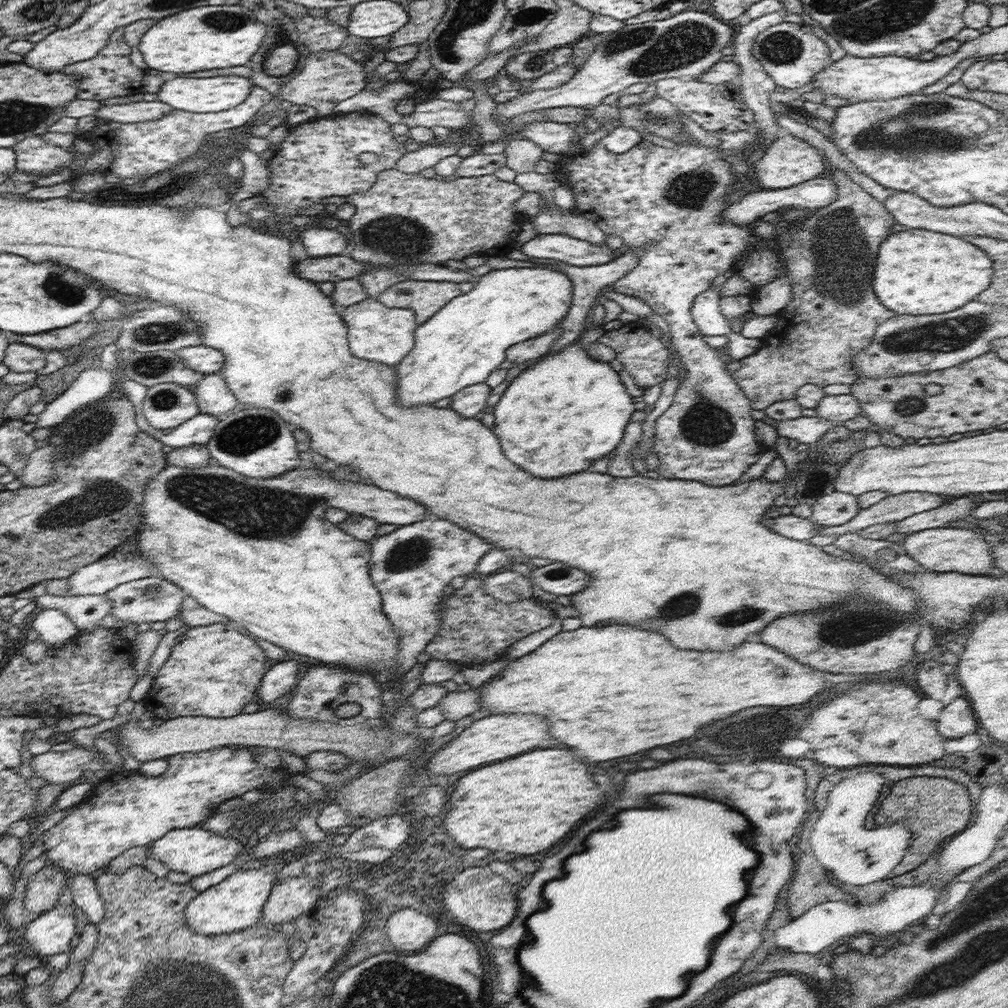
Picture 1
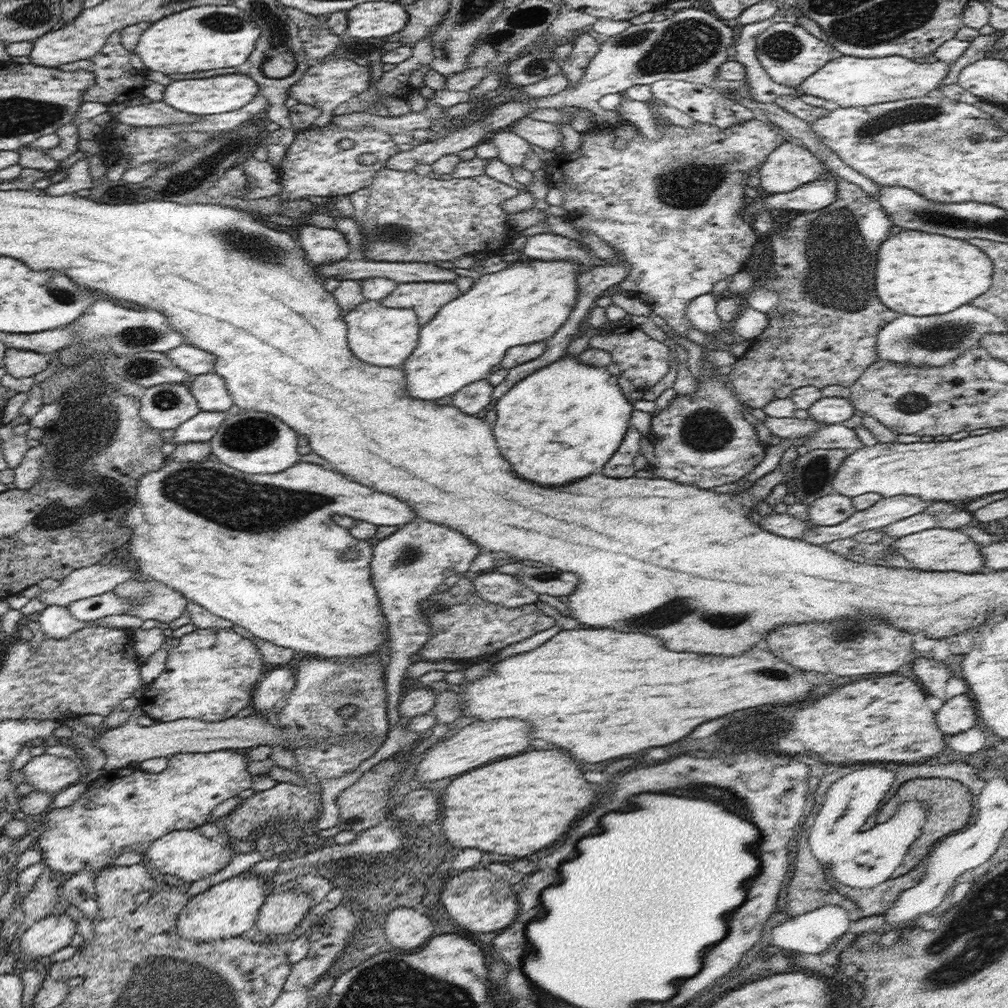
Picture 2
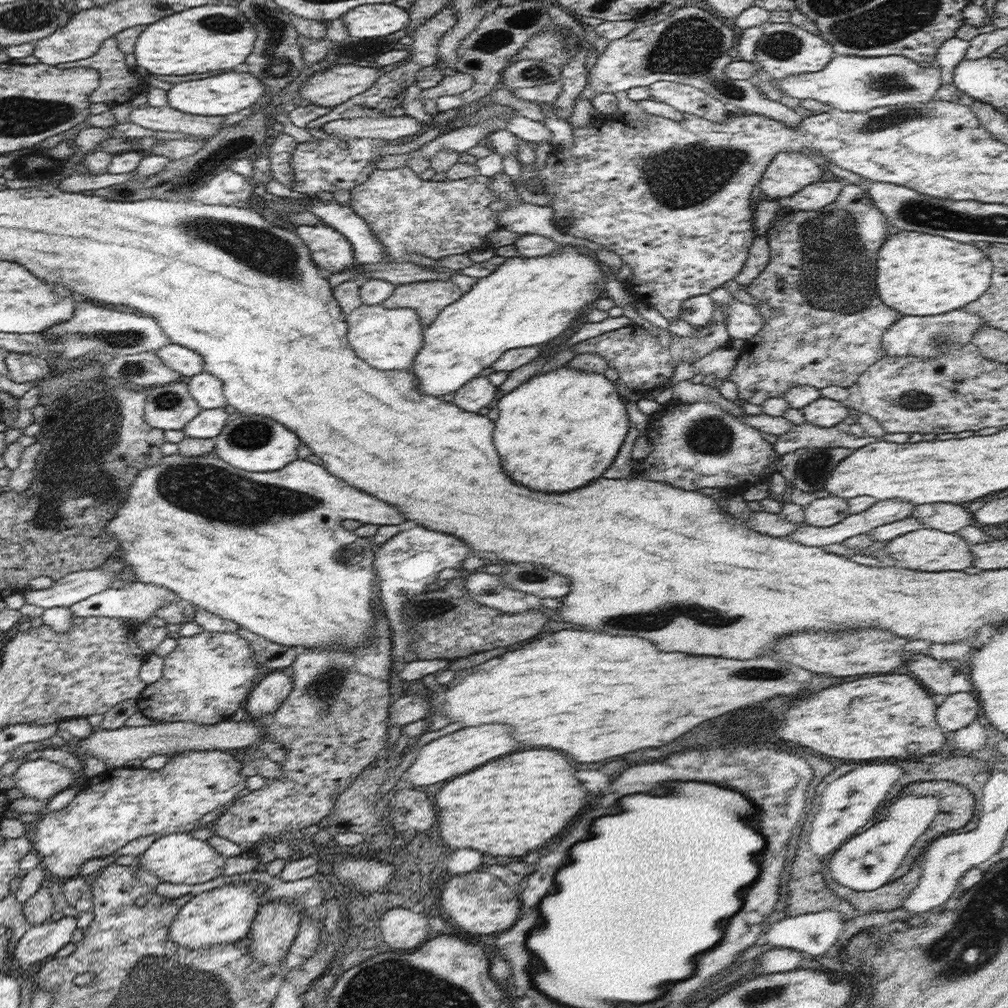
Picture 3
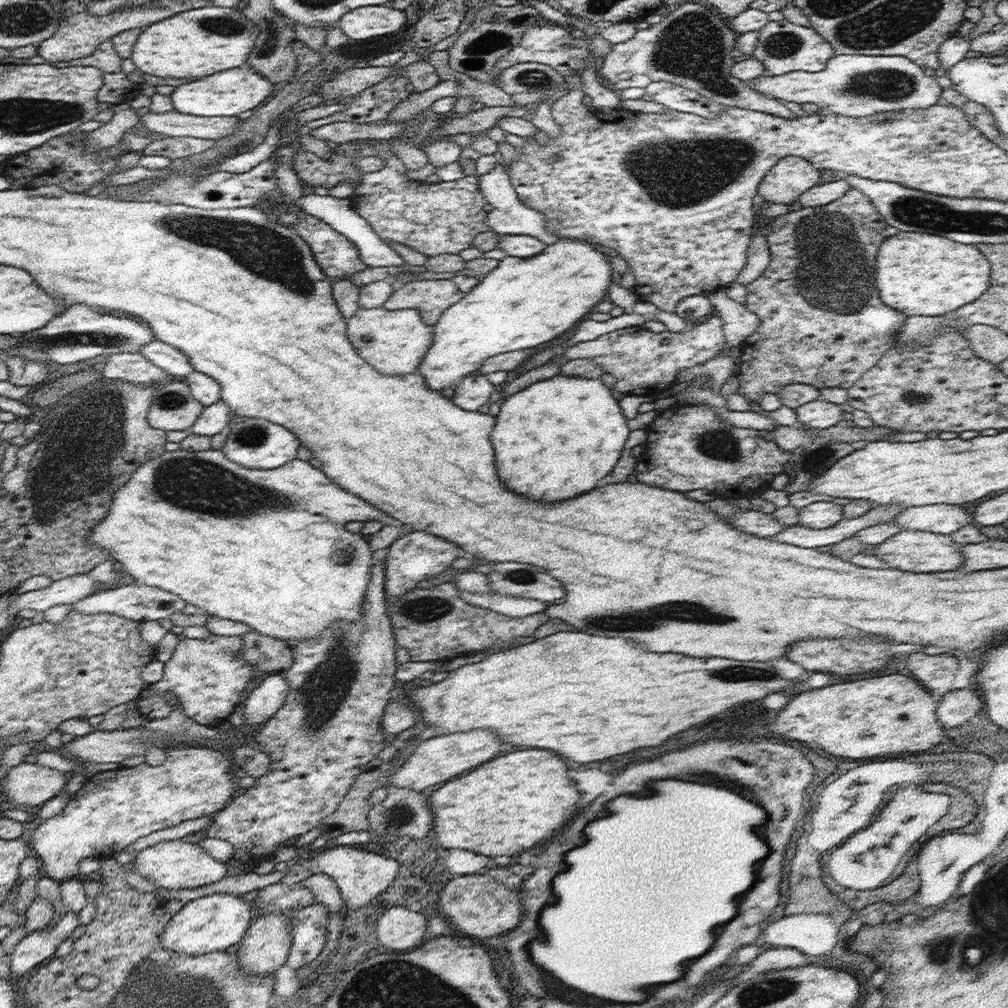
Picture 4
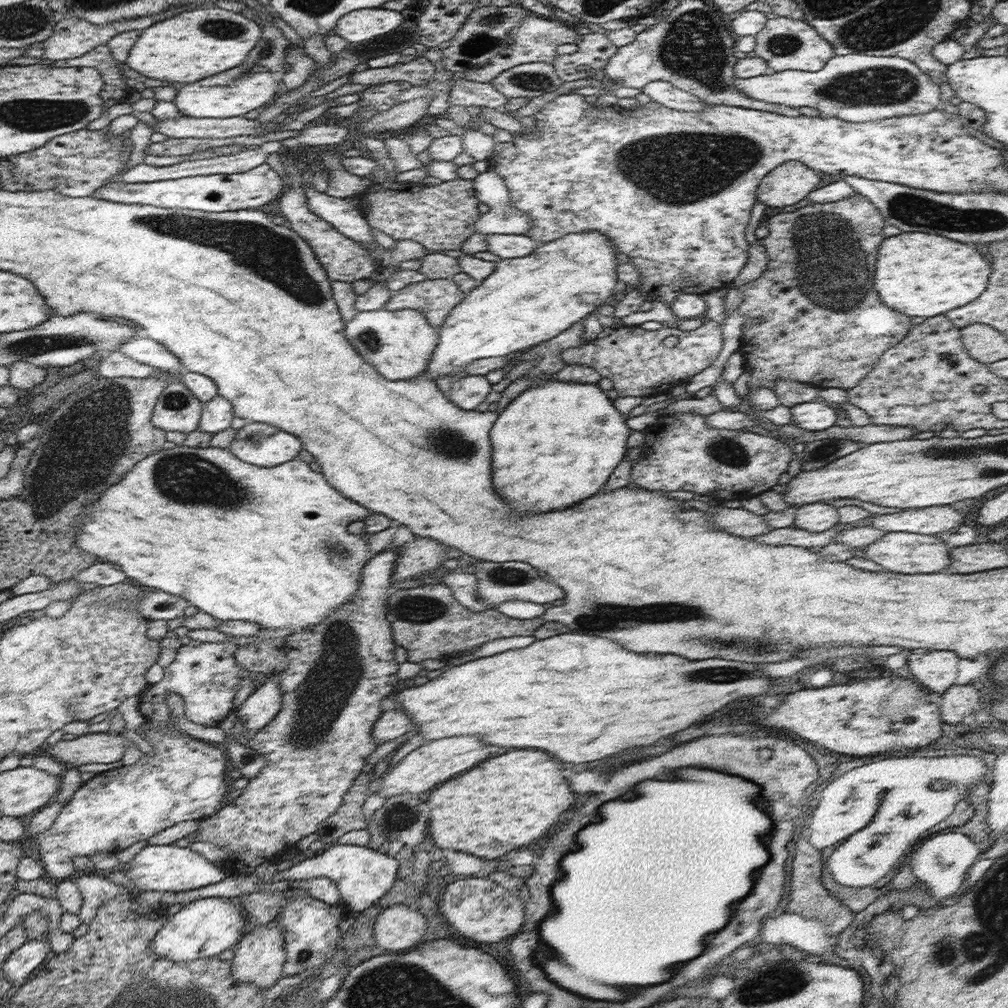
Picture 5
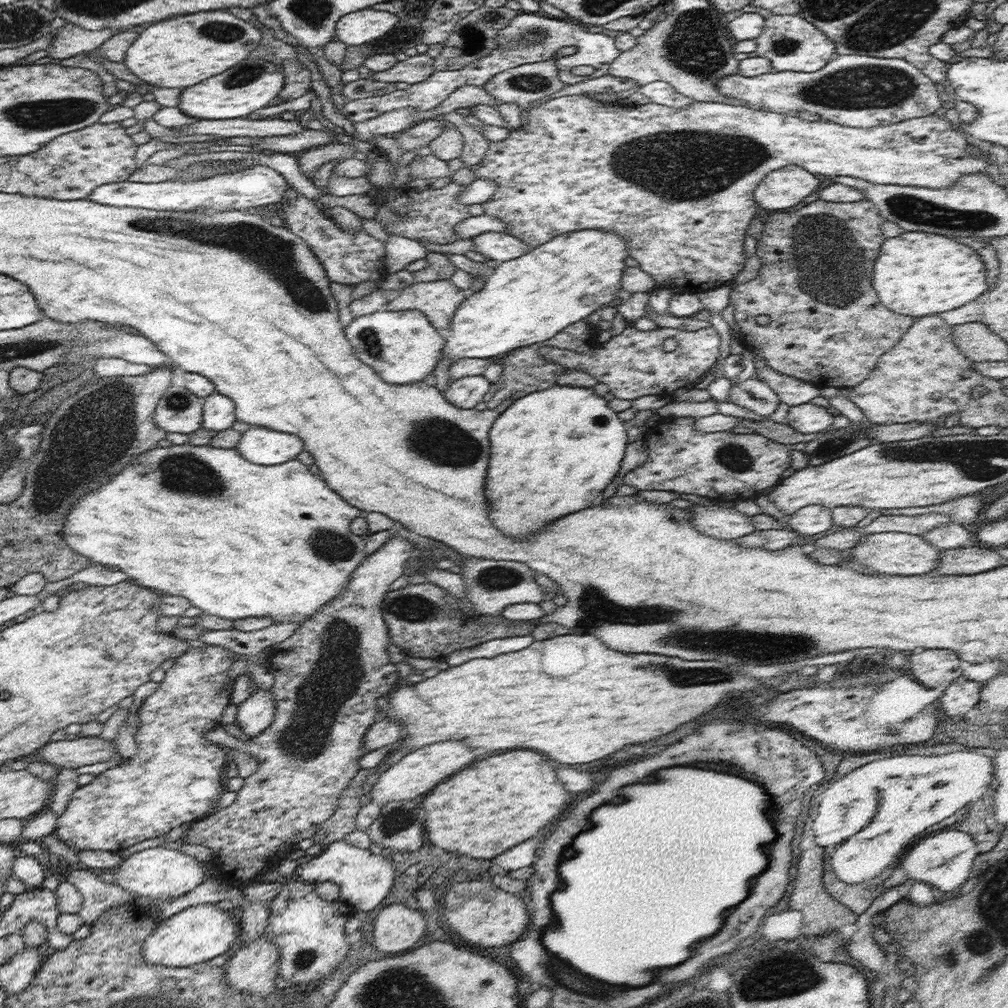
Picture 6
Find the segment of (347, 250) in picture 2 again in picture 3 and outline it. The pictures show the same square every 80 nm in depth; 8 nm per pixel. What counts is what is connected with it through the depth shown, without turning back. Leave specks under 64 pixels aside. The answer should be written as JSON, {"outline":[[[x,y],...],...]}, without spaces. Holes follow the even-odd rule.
{"outline":[[[326,223],[298,225],[298,236],[311,252],[312,260],[325,273],[331,274],[355,268],[357,260],[348,239]]]}

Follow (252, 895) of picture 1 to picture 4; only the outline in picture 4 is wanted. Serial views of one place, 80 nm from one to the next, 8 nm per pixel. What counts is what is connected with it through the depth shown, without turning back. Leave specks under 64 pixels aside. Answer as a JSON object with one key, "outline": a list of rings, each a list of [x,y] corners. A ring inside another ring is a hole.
{"outline":[[[215,893],[192,900],[174,916],[160,937],[163,949],[186,956],[198,956],[224,952],[229,946],[238,944],[251,927],[257,915],[251,902],[244,902],[242,895]]]}

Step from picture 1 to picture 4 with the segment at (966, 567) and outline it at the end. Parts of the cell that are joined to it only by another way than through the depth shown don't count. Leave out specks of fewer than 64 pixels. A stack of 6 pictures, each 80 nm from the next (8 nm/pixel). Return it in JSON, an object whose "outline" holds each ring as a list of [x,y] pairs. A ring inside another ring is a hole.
{"outline":[[[902,530],[876,545],[876,555],[888,566],[914,573],[941,573],[963,566],[962,545],[955,543],[951,535],[936,534],[926,530]]]}

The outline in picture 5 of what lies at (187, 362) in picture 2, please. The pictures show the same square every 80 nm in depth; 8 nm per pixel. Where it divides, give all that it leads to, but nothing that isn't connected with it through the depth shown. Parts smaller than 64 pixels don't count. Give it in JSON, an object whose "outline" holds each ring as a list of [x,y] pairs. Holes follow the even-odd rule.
{"outline":[[[143,332],[139,336],[124,341],[118,349],[130,358],[152,366],[154,370],[176,373],[184,370],[179,358],[172,354],[169,348],[166,348],[161,342],[152,340]]]}

